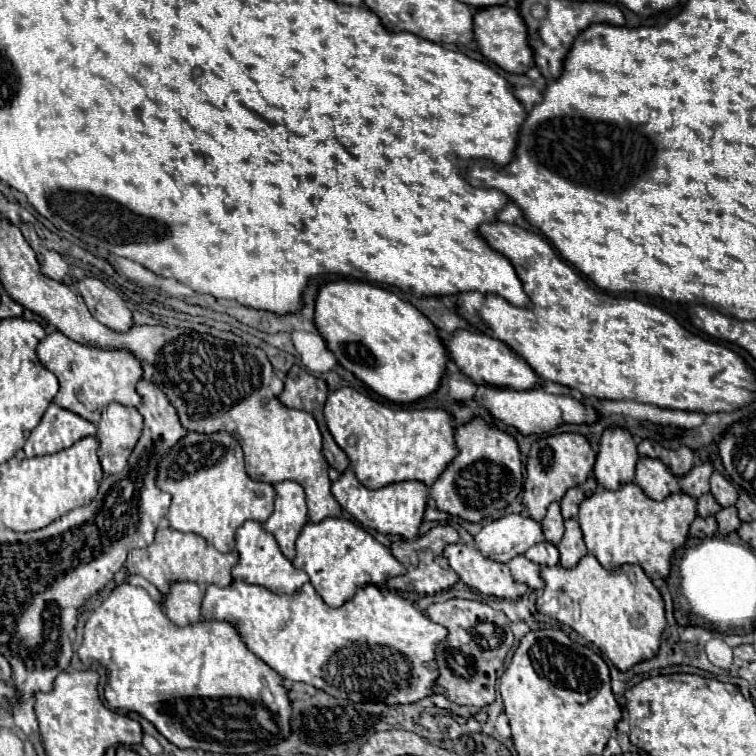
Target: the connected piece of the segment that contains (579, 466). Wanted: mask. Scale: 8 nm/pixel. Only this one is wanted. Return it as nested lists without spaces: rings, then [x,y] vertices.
[[[557,433],[535,441],[527,457],[527,481],[523,489],[523,505],[527,507],[529,517],[541,521],[553,501],[561,501],[567,489],[585,483],[587,475],[593,471],[595,457],[597,453],[581,433]]]

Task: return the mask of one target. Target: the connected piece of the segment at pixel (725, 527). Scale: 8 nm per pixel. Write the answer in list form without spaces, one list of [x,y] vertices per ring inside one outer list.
[[[723,507],[717,515],[715,515],[717,523],[719,523],[719,533],[721,535],[727,535],[731,531],[735,531],[739,525],[741,525],[741,519],[737,515],[737,507]]]

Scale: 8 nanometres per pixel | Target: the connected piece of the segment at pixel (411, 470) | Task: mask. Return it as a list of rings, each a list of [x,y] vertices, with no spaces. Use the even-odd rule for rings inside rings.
[[[343,387],[329,393],[323,413],[333,439],[349,455],[357,479],[367,489],[381,489],[411,479],[433,485],[459,451],[453,417],[445,409],[389,407],[351,387]],[[349,437],[355,437],[355,445],[349,443]]]

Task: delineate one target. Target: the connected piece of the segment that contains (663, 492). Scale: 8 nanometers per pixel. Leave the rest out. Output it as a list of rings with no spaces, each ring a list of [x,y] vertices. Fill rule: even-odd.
[[[645,455],[637,463],[635,483],[641,485],[645,495],[653,497],[655,501],[661,501],[669,493],[679,491],[679,479],[669,471],[669,467],[661,459],[645,457]]]

